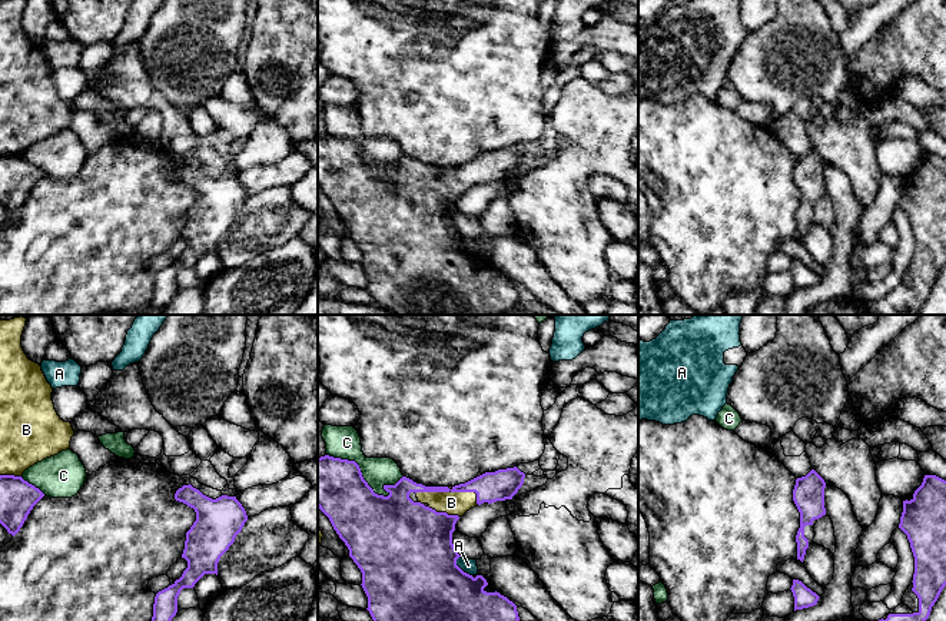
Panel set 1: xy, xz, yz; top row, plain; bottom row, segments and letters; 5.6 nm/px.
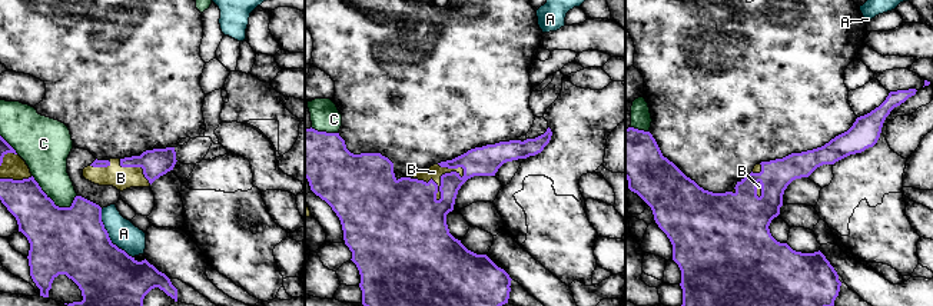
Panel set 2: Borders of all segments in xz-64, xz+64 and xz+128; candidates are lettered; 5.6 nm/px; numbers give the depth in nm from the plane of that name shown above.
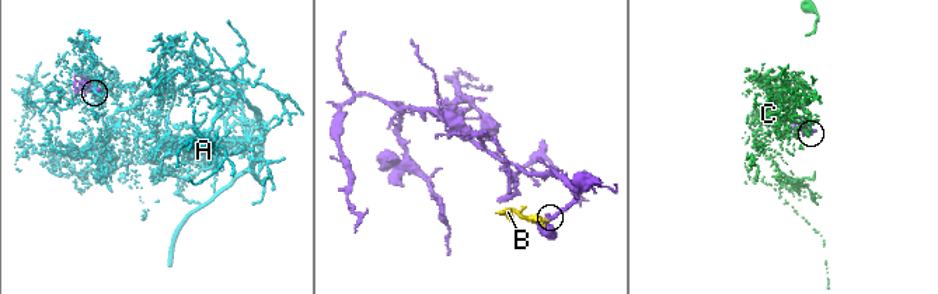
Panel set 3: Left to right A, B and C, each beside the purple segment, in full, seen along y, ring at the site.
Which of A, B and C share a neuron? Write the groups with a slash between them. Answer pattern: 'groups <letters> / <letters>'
groups A / B / C

